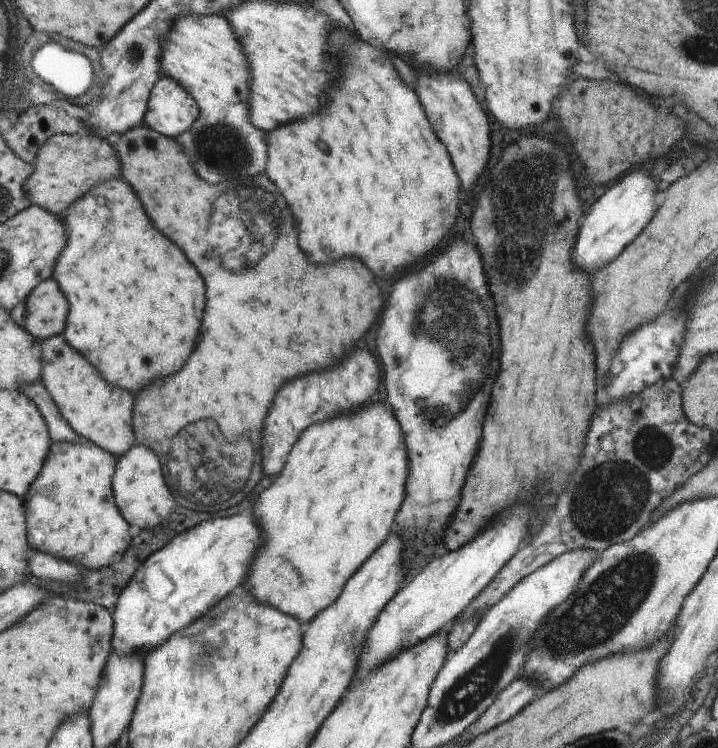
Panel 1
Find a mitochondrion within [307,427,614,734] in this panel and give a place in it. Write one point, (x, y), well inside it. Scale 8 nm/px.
(484, 678)

